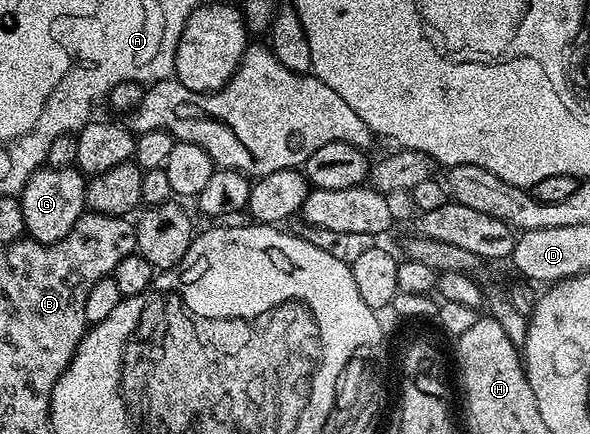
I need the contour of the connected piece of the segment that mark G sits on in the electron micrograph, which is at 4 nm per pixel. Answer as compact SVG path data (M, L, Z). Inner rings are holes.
M76 167L36 169L34 175L30 175L30 179L24 184L23 191L18 194L27 236L43 245L53 245L66 239L66 235L70 235L74 223L78 223L78 219L86 211L85 184L85 175Z

